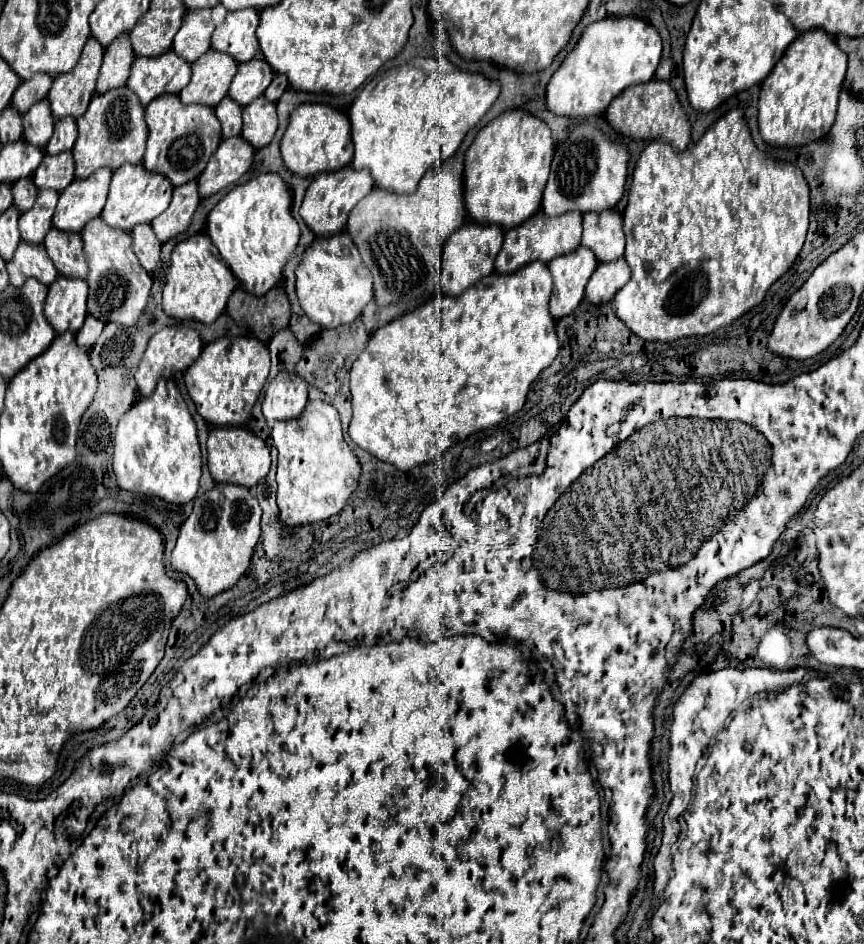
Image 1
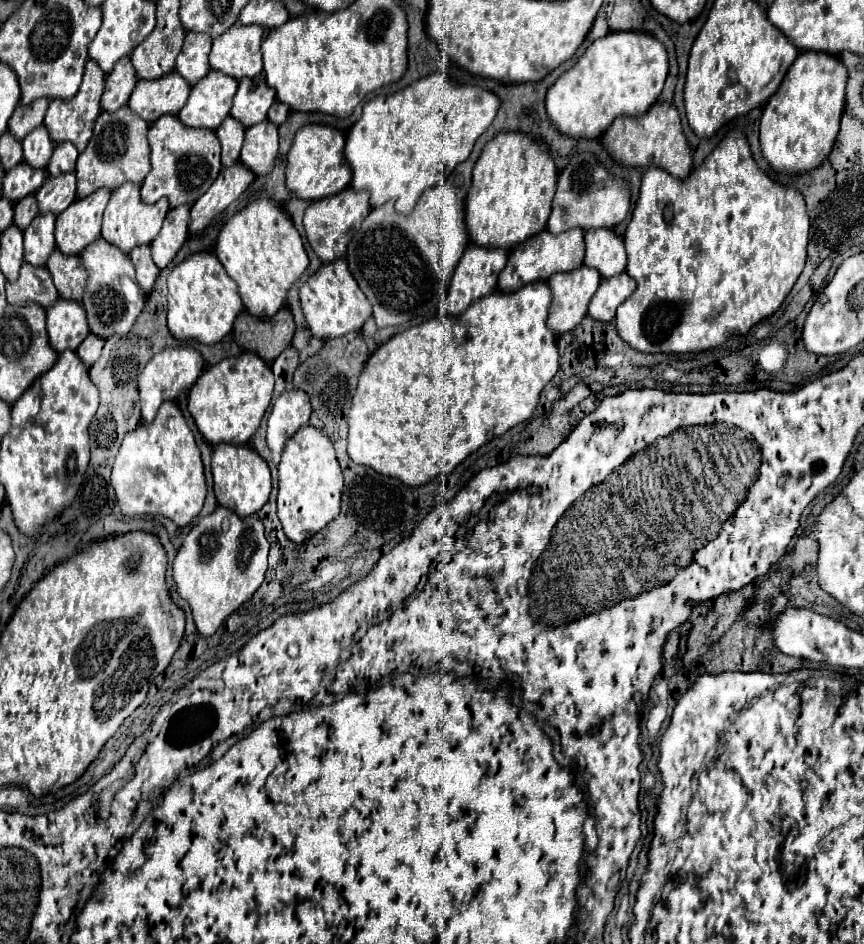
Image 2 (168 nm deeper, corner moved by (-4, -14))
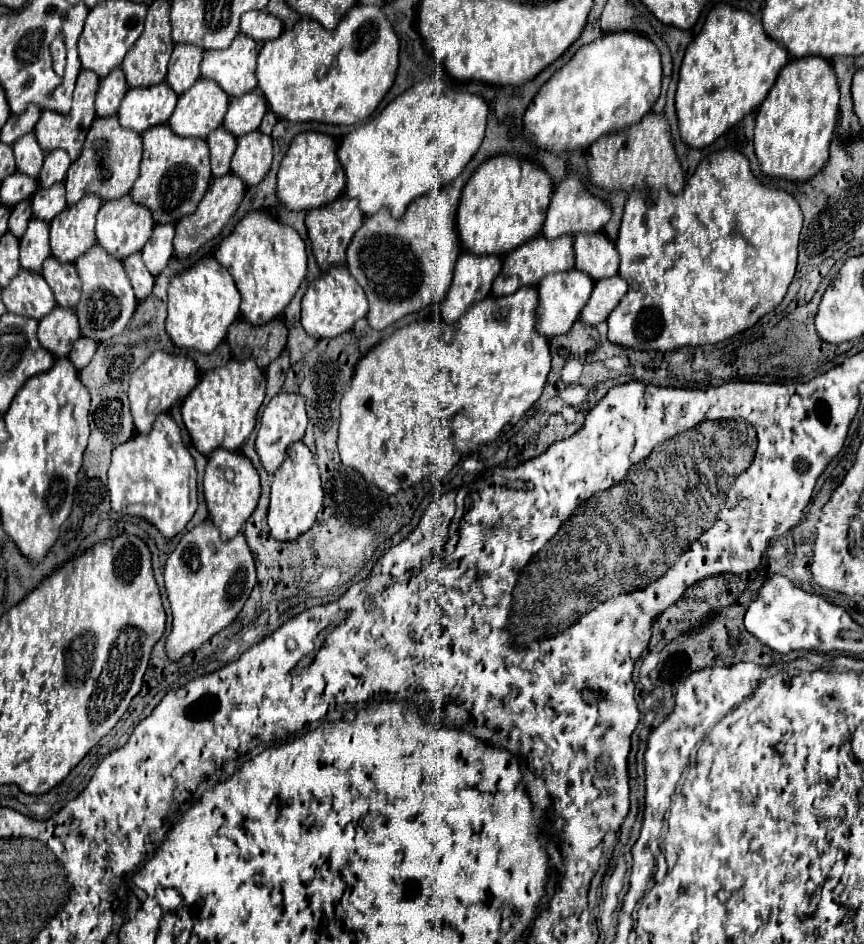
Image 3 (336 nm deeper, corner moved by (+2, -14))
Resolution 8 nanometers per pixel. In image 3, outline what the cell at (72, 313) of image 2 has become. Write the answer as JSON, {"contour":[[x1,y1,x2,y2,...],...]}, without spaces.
{"contour":[[56,306,48,316,40,320,38,340,42,348,54,354,54,358,66,358,72,344,80,338,76,312]]}

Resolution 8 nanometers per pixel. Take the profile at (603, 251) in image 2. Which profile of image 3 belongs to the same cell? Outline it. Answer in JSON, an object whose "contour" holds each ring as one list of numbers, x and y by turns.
{"contour":[[602,232,576,234,574,252,576,252,576,268,592,276,594,280,618,274,620,256,616,244,606,234]]}

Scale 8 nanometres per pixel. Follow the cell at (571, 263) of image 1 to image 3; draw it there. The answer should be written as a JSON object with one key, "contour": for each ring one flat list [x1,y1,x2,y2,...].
{"contour":[[568,270,568,272,546,276,538,284,540,304,536,310,536,314,538,314,536,330,546,338,566,334,572,328,572,324,578,320,584,304,588,302,590,294,592,294,592,286,594,286,594,280,590,280,590,276,586,276,584,272,578,272,578,270]]}

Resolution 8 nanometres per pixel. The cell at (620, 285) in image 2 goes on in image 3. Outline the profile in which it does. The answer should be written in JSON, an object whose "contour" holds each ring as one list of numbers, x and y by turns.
{"contour":[[612,276,612,278,598,280,594,284,590,300,582,308,580,318,590,326,606,322,610,312,616,308,616,304,626,294,626,288,628,288,628,284,626,284,626,280,622,276]]}

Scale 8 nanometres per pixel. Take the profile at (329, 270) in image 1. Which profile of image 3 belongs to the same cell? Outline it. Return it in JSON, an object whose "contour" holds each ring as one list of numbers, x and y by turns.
{"contour":[[330,266,306,290,302,298,302,326,314,338,334,338,354,326,356,320,368,314,366,294,360,284,346,272,344,266]]}

